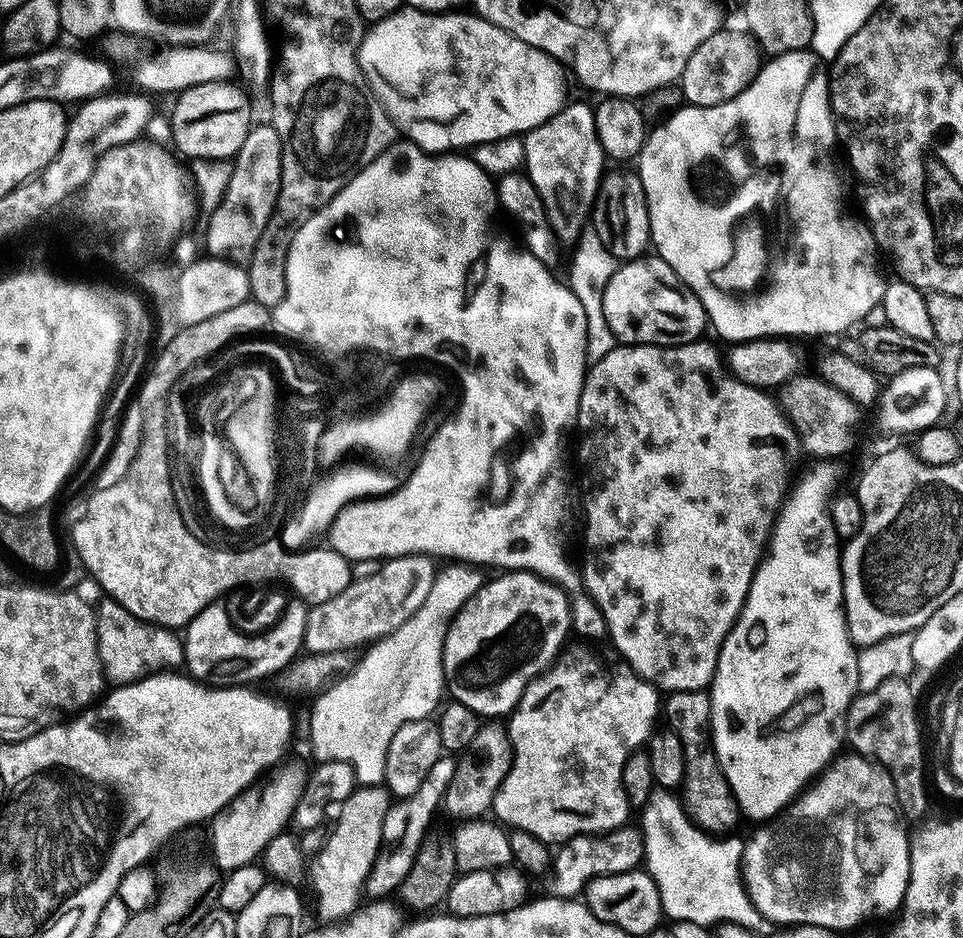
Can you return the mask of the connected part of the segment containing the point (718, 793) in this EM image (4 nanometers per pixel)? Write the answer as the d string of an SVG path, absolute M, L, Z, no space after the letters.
M682 690L667 693L662 704L662 716L668 719L667 727L678 734L684 747L684 782L682 807L689 820L709 834L728 834L733 831L736 819L742 813L736 806L732 791L724 781L716 751L712 749L712 697L704 690Z

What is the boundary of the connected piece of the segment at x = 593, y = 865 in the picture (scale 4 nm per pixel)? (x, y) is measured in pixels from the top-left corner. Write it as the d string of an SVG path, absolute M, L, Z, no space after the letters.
M625 826L615 832L595 836L576 836L564 841L555 849L554 859L551 861L552 881L549 882L547 891L561 898L576 898L594 878L633 871L643 861L644 838L639 827L632 827Z

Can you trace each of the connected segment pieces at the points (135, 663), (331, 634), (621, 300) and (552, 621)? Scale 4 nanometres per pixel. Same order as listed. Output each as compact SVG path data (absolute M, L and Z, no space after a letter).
M104 598L101 601L94 608L96 641L100 667L113 685L135 684L137 680L144 680L147 676L154 676L165 670L179 669L176 667L184 664L184 645L173 629L151 624L148 620L130 614L130 610L123 608L117 600Z
M423 554L393 556L381 563L376 574L361 580L353 579L340 594L326 602L308 608L304 648L312 654L348 652L359 644L371 645L389 636L406 622L426 602L430 586L434 586L438 568L433 557Z
M649 254L639 258L629 259L617 267L614 278L604 291L602 310L606 314L606 322L610 330L616 335L620 344L653 344L663 348L673 348L679 344L694 344L706 332L706 317L704 307L699 298L692 293L674 274L674 270L661 256Z
M519 570L497 576L500 577L497 580L489 579L464 603L448 627L444 643L444 683L447 695L452 695L449 697L455 703L466 706L481 718L504 718L511 713L530 681L556 663L565 647L564 639L568 632L570 636L572 624L570 600L559 584Z

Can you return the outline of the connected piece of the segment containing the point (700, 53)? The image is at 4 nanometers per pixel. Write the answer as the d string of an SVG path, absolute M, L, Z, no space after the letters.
M721 30L710 34L686 62L686 70L679 78L680 89L685 101L694 108L718 106L746 90L750 82L760 73L762 54L747 31L727 32Z

